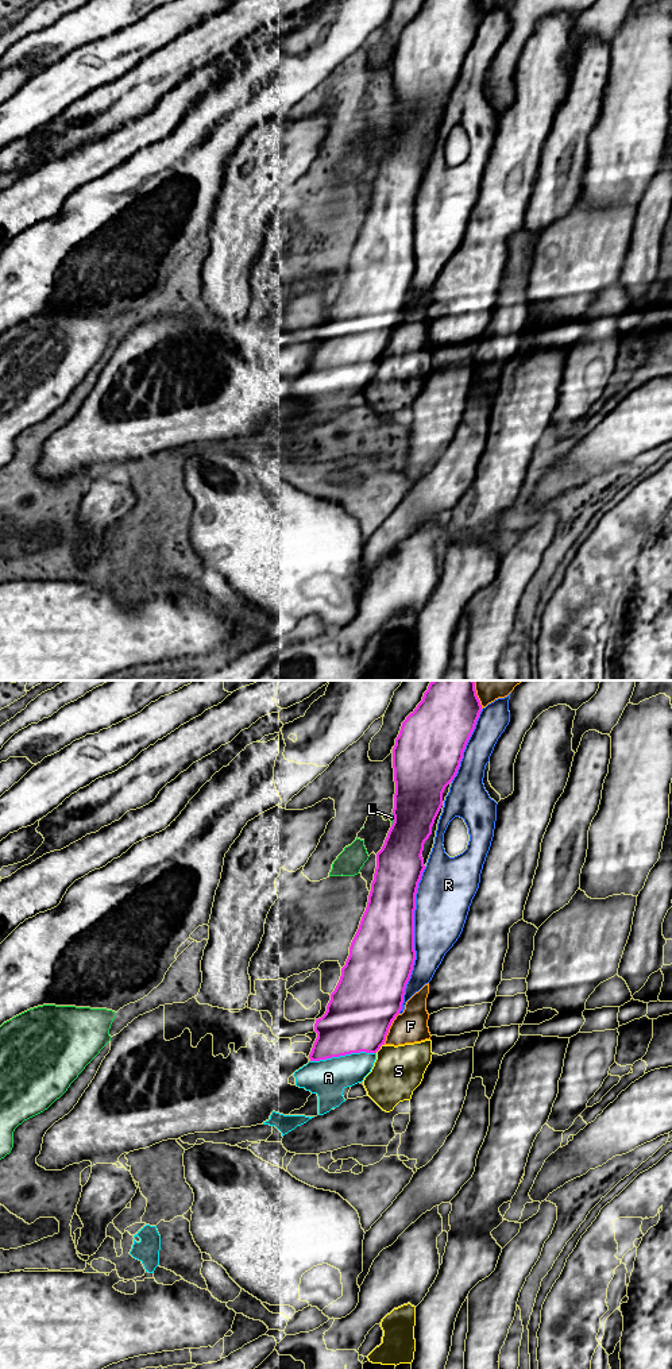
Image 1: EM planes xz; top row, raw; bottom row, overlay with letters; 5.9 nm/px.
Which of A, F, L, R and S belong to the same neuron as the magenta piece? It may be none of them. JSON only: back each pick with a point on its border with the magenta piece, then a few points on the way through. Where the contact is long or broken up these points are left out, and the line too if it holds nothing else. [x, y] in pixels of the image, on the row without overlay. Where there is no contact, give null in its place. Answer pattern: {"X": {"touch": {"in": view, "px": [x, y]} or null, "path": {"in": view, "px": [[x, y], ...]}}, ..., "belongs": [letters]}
{"A": {"touch": {"in": "xz", "px": [343, 363]}, "path": {"in": "xz", "px": [[358, 326], [348, 343], [343, 363], [328, 381], [328, 386]]}}, "belongs": ["A"]}

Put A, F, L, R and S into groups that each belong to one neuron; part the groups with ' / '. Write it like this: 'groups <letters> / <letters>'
groups A / F S / L / R

